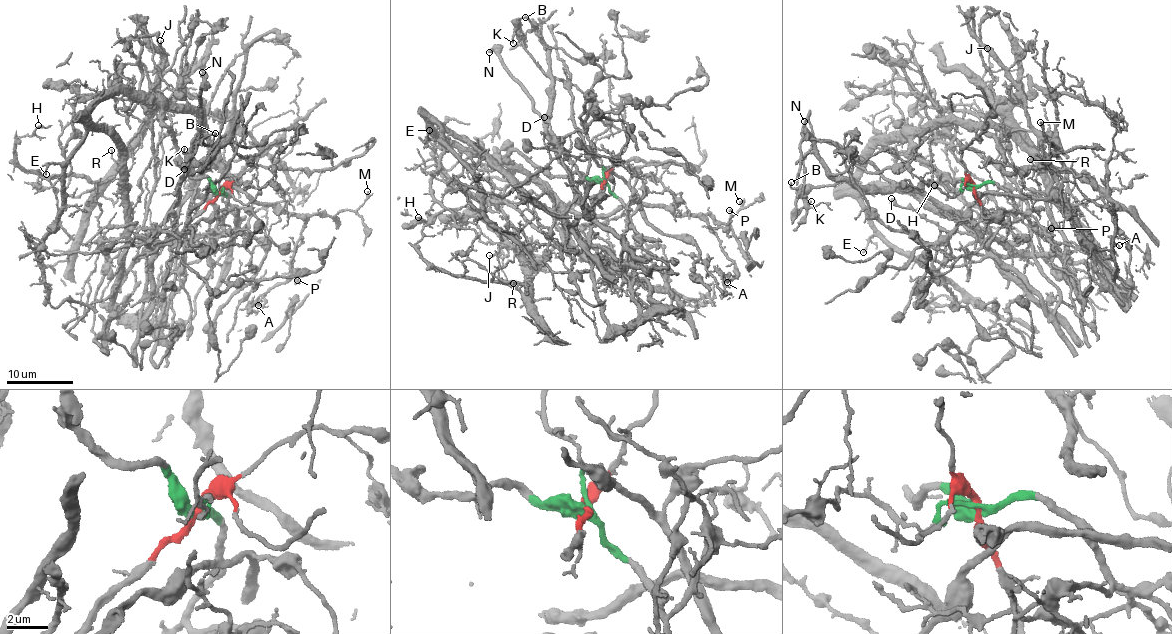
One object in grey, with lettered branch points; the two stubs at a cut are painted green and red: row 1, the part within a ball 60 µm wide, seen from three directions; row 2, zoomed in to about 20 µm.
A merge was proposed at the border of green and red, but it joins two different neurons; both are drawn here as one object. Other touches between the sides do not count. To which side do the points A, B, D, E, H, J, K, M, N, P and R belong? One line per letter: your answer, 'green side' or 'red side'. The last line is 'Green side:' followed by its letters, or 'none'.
A: green side
B: red side
D: red side
E: green side
H: red side
J: red side
K: red side
M: green side
N: red side
P: green side
R: red side
Green side: A, E, M, P

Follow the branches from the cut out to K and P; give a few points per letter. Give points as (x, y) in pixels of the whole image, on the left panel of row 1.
K: (219, 193), (151, 261), (178, 198), (184, 167), (215, 156), (201, 140), (188, 156), (184, 148)
P: (219, 193), (181, 165), (163, 122), (167, 109), (201, 120), (229, 182), (301, 217), (291, 269), (297, 280)

